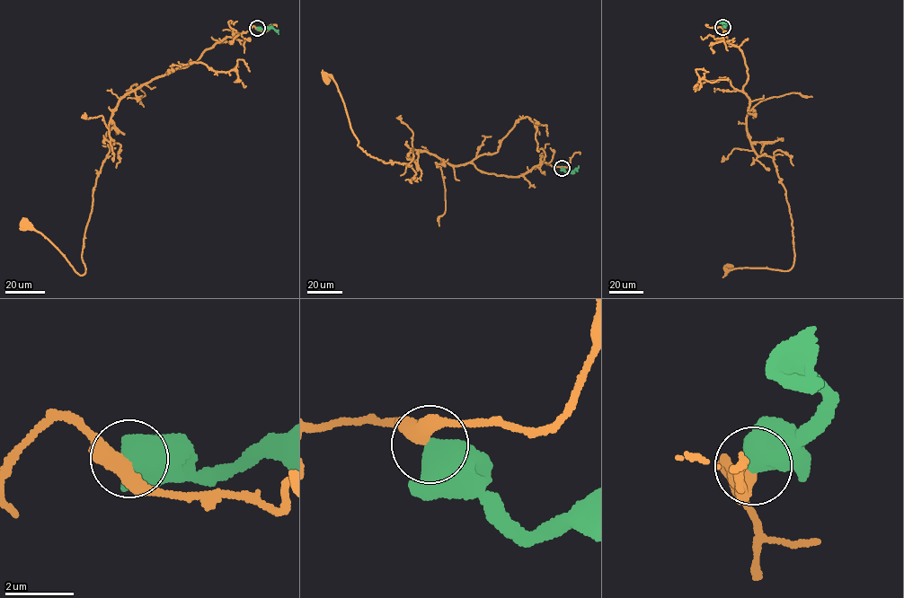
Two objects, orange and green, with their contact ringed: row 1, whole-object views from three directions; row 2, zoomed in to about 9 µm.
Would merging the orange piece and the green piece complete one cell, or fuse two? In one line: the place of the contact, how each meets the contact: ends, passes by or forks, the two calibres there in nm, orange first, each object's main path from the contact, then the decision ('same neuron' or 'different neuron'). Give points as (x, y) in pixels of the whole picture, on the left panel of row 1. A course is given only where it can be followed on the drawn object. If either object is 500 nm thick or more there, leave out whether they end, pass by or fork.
at (257, 28); 400 nm thick on the orange side, 700 nm on the other; orange runs (257, 28), (217, 42), (119, 101), (108, 129), (114, 144), (93, 192), (85, 273), (25, 223); green runs (257, 28), (271, 27), (278, 33); different neuron

